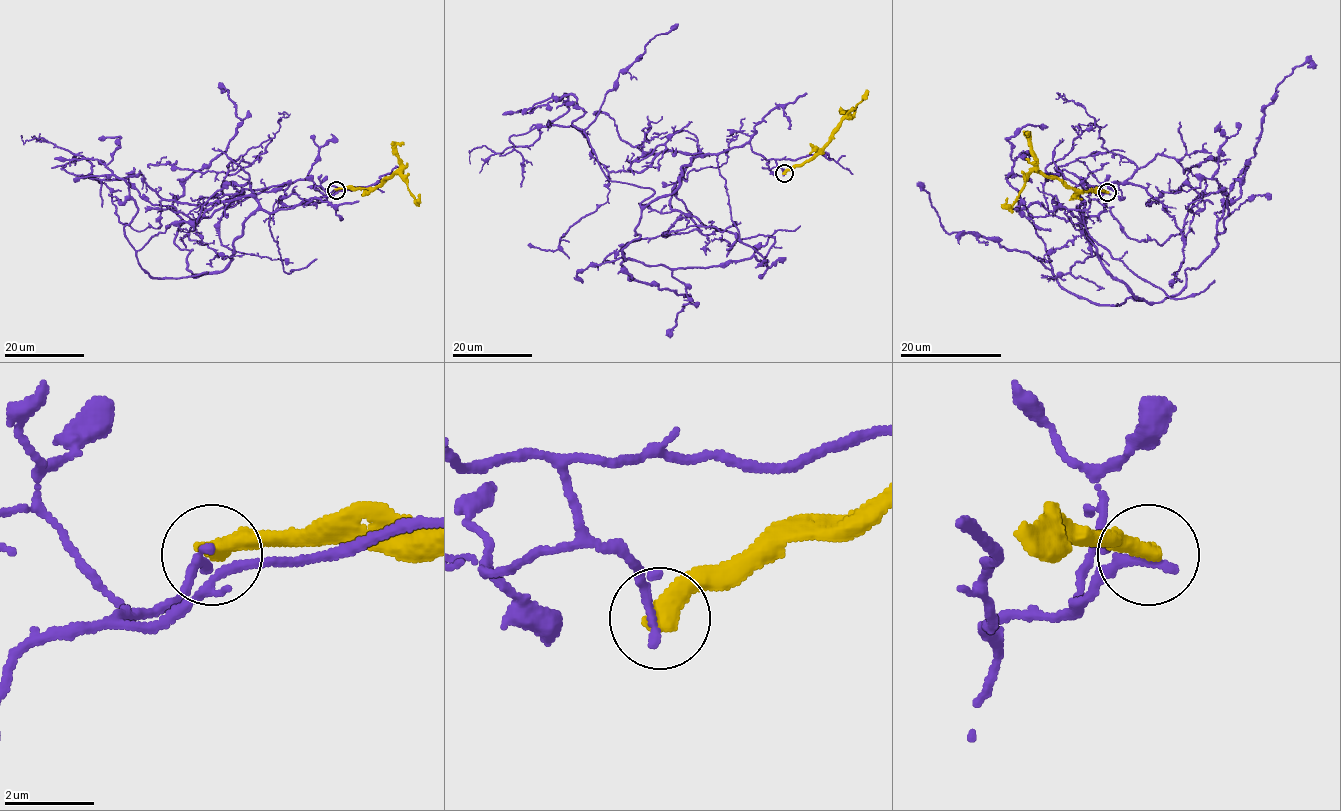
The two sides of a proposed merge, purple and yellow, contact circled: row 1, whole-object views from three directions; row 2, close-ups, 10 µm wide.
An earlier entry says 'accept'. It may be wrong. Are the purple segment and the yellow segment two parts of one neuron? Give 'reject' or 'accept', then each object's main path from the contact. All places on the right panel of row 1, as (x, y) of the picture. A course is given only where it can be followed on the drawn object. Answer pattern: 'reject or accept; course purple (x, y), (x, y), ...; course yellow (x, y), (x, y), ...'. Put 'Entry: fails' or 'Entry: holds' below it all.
reject; course purple (1107, 193), (1069, 210), (1099, 261), (1149, 303), (1098, 304), (1058, 283), (1006, 176), (1008, 141), (1046, 128); course yellow (1107, 193), (1074, 190), (1060, 180), (1033, 171), (1019, 196), (1011, 204), (1001, 207)
Entry: fails

